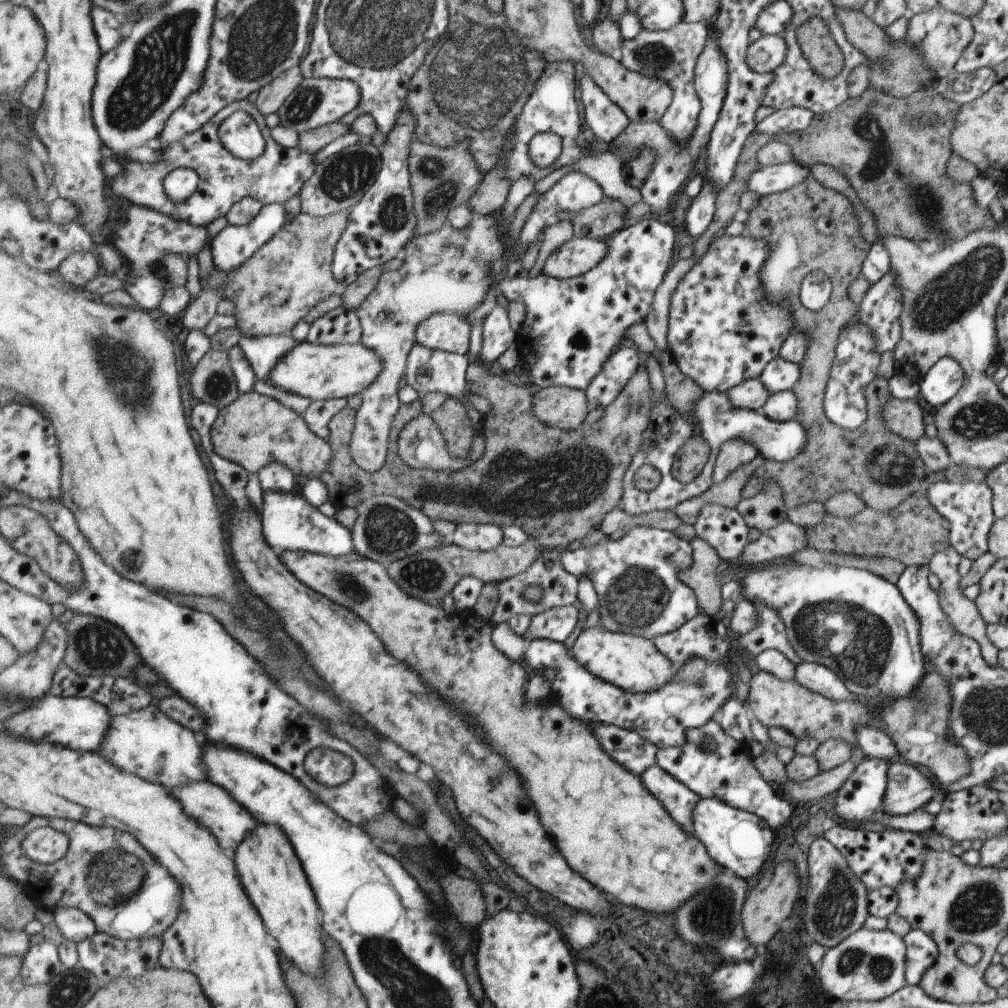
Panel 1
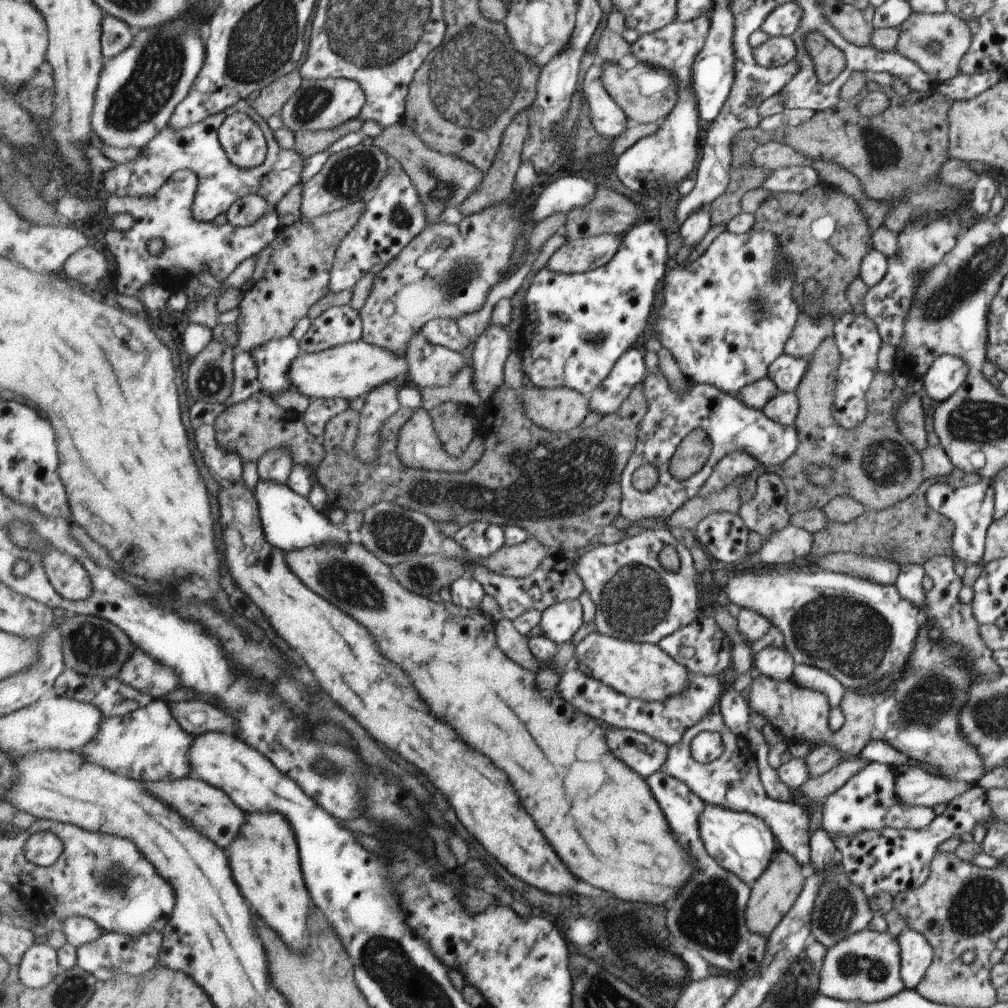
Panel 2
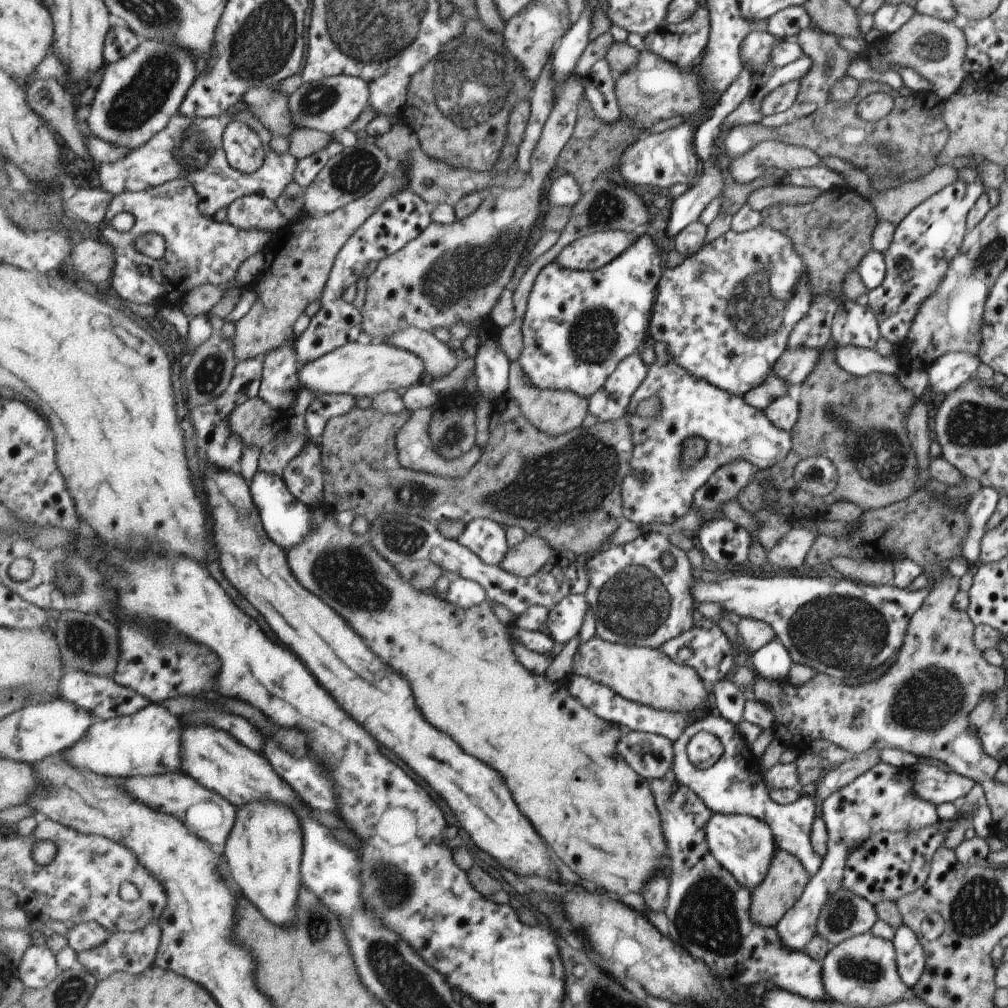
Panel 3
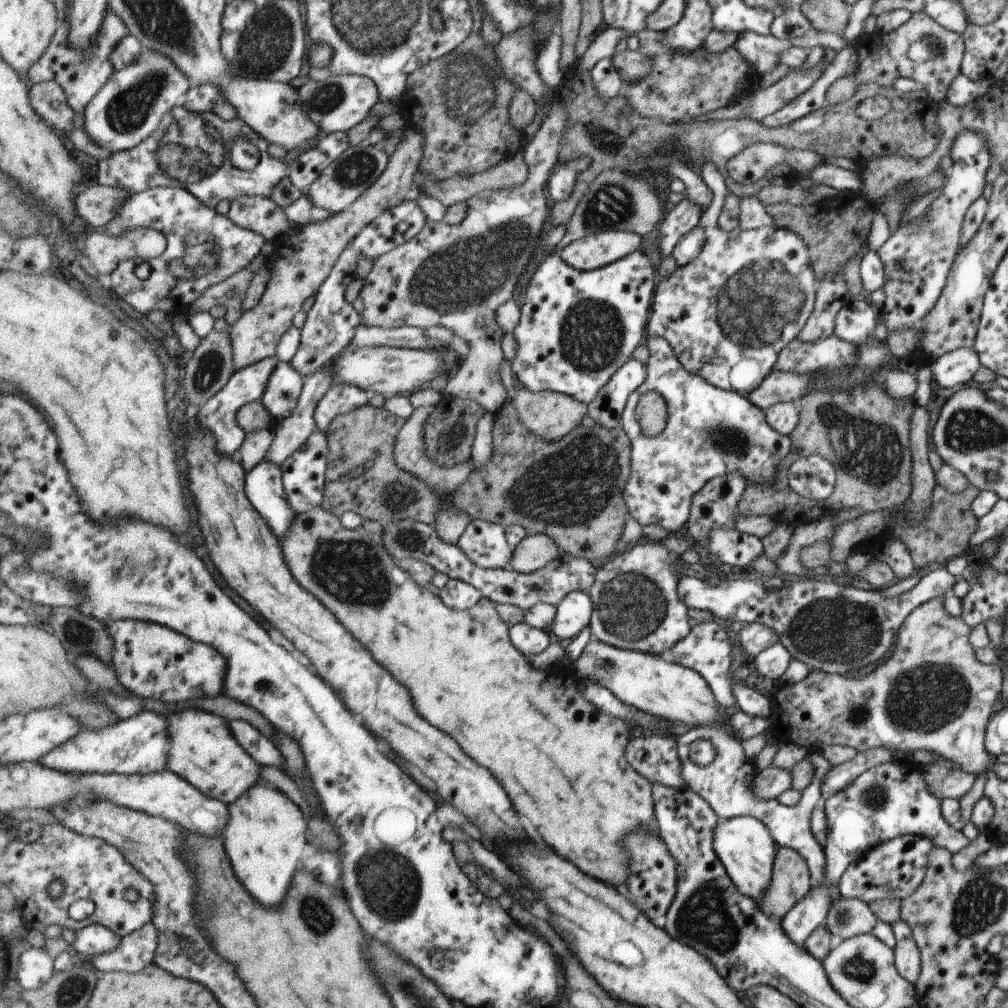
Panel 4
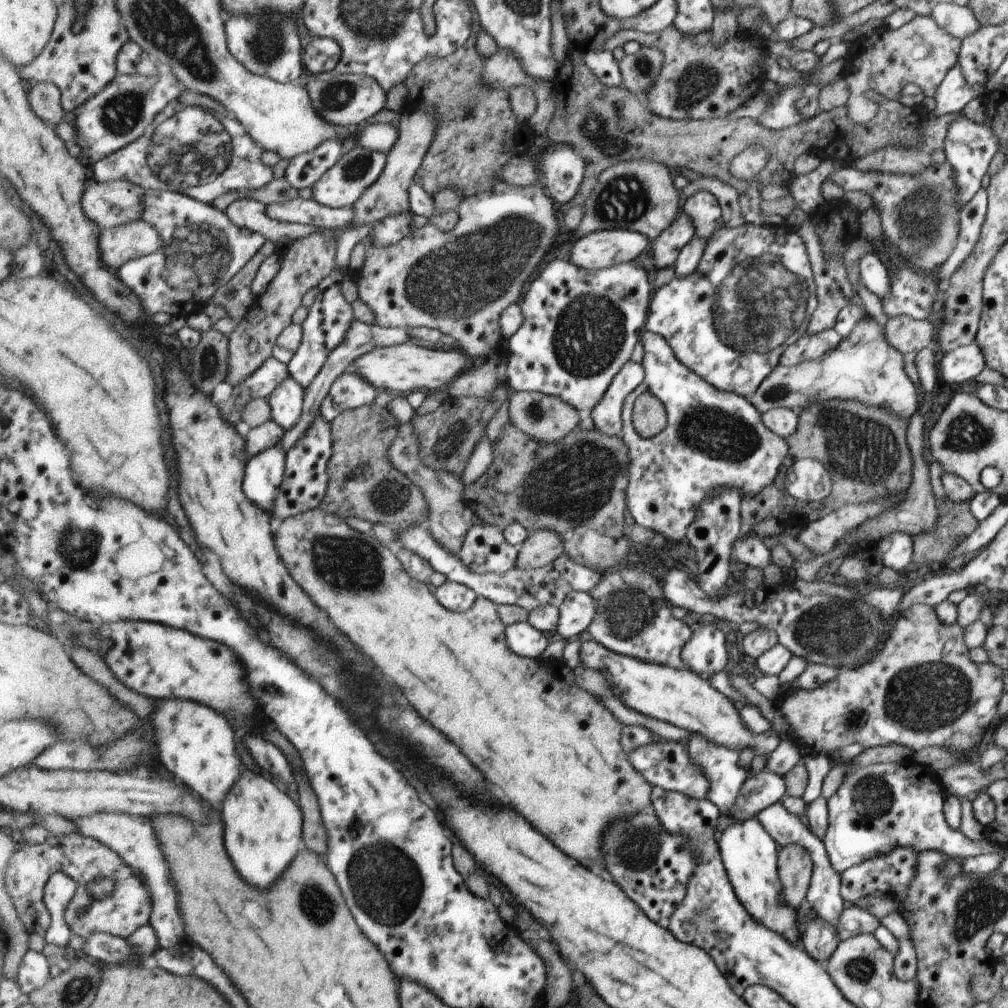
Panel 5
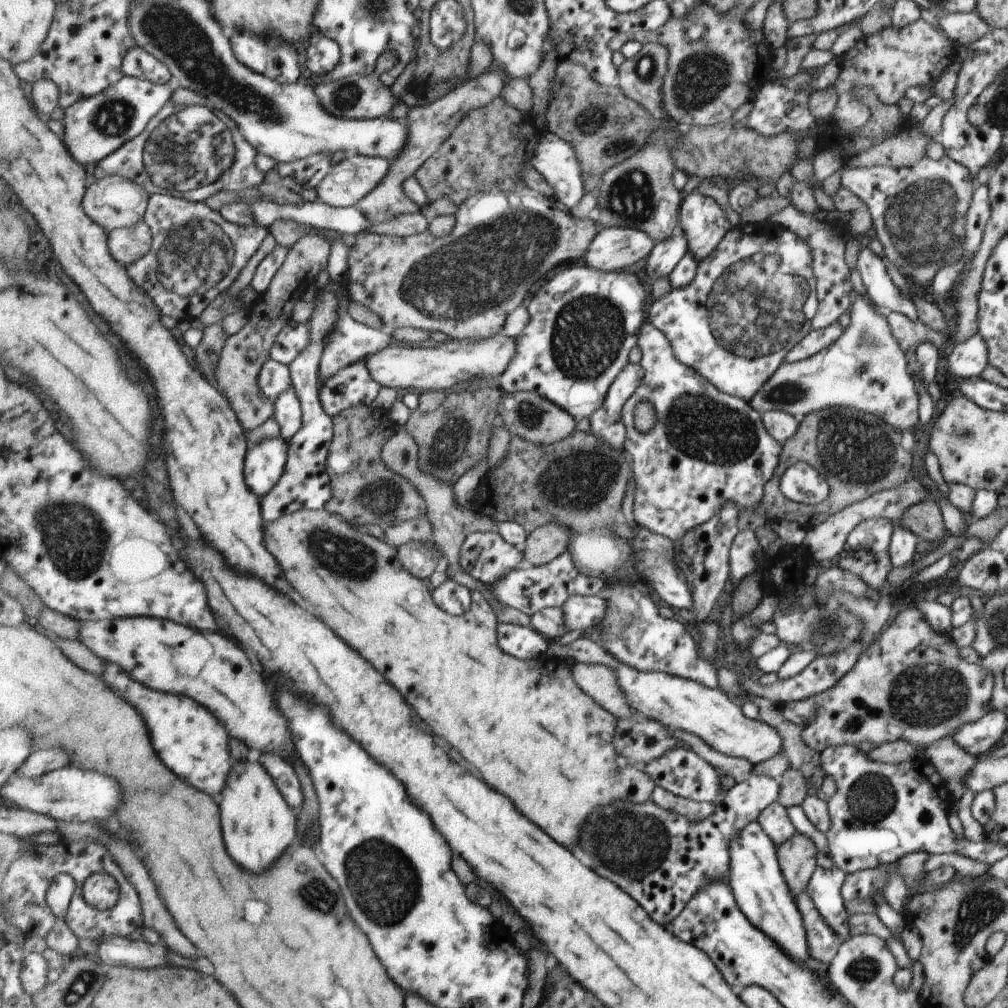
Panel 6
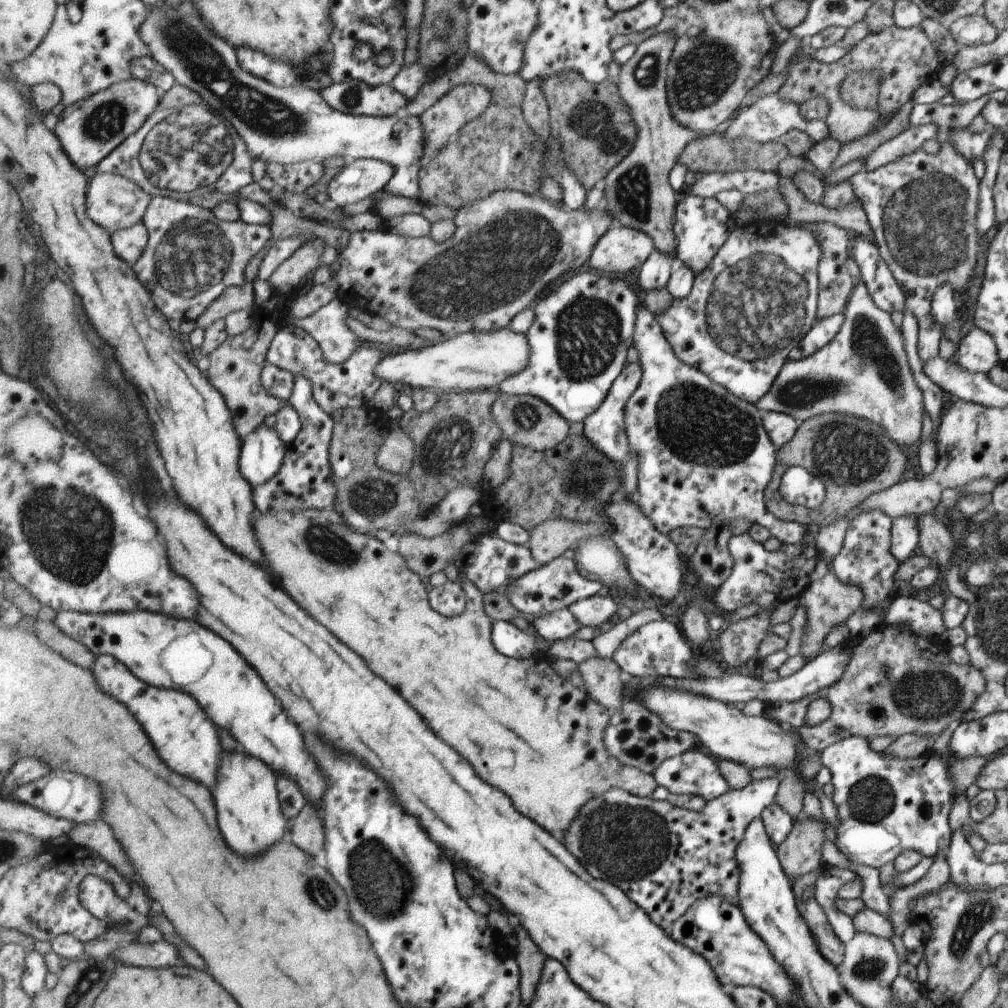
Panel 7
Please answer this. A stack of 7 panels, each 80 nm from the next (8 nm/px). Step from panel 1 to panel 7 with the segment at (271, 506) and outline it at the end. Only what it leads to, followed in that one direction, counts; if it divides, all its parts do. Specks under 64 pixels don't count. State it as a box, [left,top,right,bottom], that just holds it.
[240,426,288,486]

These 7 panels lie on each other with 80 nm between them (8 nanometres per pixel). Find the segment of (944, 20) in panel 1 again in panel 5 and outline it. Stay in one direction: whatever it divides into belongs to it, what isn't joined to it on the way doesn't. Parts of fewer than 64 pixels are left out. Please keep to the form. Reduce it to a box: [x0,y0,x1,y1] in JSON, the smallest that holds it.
[841,15,960,123]

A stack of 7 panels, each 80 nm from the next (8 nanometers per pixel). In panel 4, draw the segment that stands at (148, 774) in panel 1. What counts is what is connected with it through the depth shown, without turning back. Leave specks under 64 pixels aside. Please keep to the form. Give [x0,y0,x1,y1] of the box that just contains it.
[40,710,169,774]

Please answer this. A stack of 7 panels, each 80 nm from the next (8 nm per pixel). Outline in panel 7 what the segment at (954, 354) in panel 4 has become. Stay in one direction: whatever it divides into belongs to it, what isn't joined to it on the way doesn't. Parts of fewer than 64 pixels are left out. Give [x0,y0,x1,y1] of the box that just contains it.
[955,326,1000,373]

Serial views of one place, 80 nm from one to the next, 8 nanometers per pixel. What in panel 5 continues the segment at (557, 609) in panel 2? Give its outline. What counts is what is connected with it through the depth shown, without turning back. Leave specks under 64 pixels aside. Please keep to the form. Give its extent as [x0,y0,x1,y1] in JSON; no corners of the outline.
[556,592,597,640]

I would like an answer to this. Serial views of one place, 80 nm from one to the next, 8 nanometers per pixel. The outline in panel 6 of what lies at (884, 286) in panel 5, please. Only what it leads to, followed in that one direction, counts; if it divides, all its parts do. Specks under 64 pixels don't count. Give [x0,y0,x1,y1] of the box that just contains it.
[855,244,918,322]

